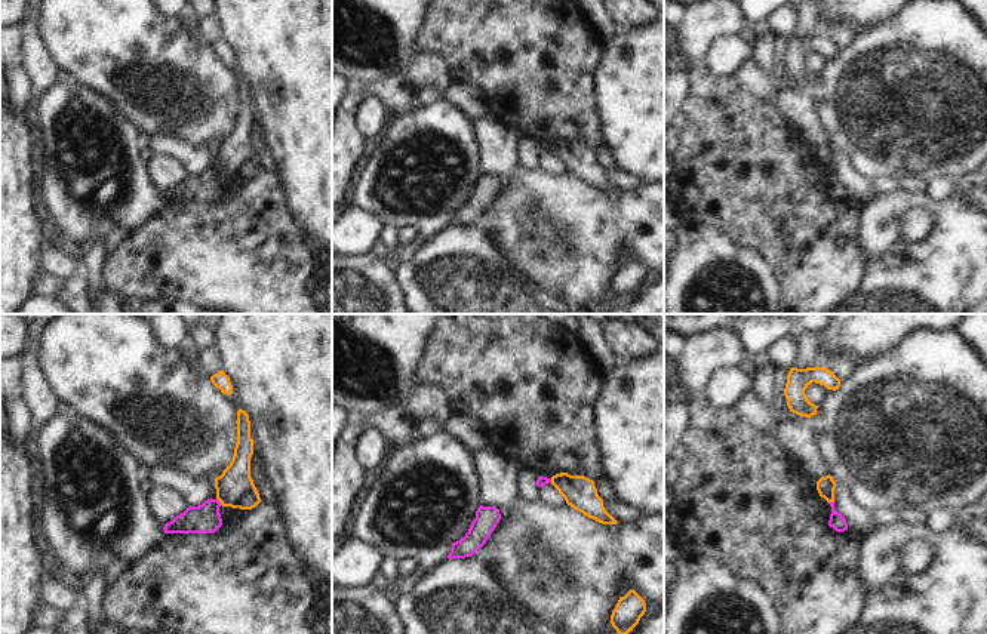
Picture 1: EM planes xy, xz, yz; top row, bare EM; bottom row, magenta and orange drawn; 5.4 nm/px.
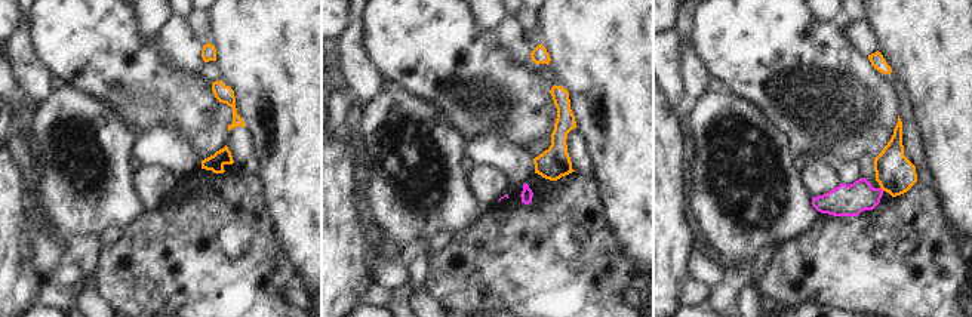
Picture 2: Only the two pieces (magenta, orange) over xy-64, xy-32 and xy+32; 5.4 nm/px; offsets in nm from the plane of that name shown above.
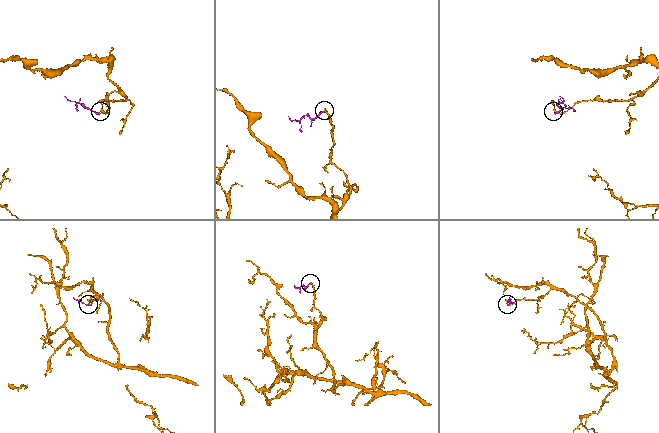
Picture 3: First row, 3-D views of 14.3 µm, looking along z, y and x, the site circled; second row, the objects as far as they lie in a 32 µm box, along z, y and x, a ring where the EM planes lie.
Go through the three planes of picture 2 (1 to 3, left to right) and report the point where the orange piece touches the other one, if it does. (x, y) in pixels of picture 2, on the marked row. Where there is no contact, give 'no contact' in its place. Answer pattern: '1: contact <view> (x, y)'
1: no contact
2: no contact
3: no contact

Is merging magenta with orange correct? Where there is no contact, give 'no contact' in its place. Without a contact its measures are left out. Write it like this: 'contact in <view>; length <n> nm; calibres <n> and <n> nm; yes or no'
contact in xy; length 50 nm; calibres 160 and 200 nm; no

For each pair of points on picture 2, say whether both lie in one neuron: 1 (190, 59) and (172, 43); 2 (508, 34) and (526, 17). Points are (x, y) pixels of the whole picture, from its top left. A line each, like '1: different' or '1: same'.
1: same
2: different

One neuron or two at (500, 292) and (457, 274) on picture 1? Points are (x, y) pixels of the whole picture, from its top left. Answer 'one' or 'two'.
one

